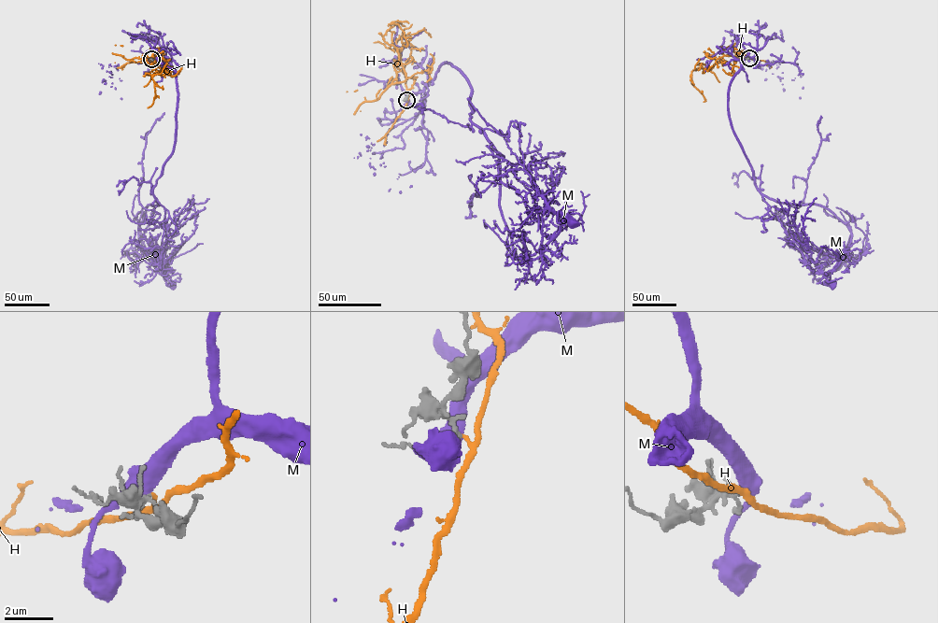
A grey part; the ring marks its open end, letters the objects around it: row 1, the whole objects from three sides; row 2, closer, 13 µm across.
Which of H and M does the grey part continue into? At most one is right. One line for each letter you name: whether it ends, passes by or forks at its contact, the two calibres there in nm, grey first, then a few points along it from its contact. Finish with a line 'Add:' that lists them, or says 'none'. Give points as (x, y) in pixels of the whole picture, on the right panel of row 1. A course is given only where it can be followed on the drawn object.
Add: none

